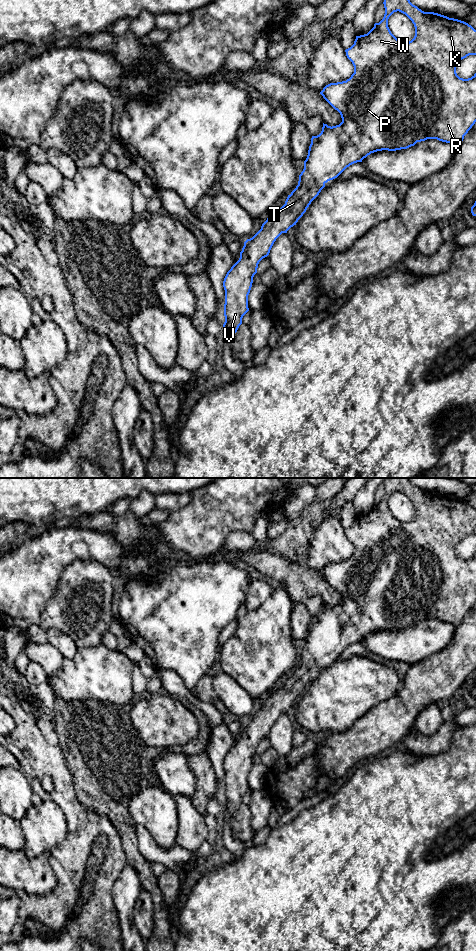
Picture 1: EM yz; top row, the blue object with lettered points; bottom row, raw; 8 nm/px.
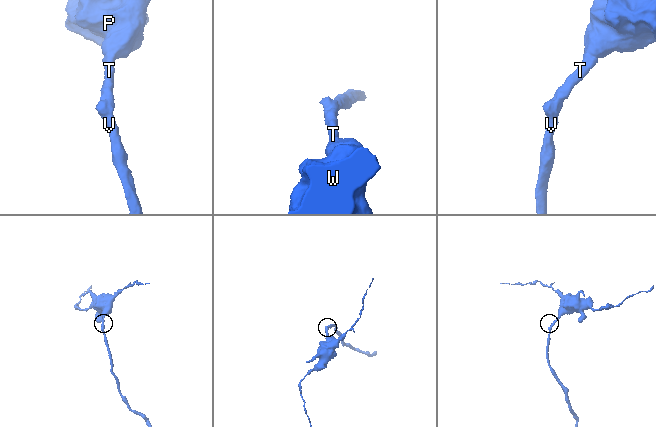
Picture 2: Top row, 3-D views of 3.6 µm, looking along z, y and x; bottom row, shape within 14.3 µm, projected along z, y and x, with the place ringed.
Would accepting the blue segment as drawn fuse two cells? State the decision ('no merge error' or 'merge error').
no merge error

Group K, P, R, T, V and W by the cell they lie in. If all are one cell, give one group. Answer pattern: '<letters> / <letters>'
K P R T V W

